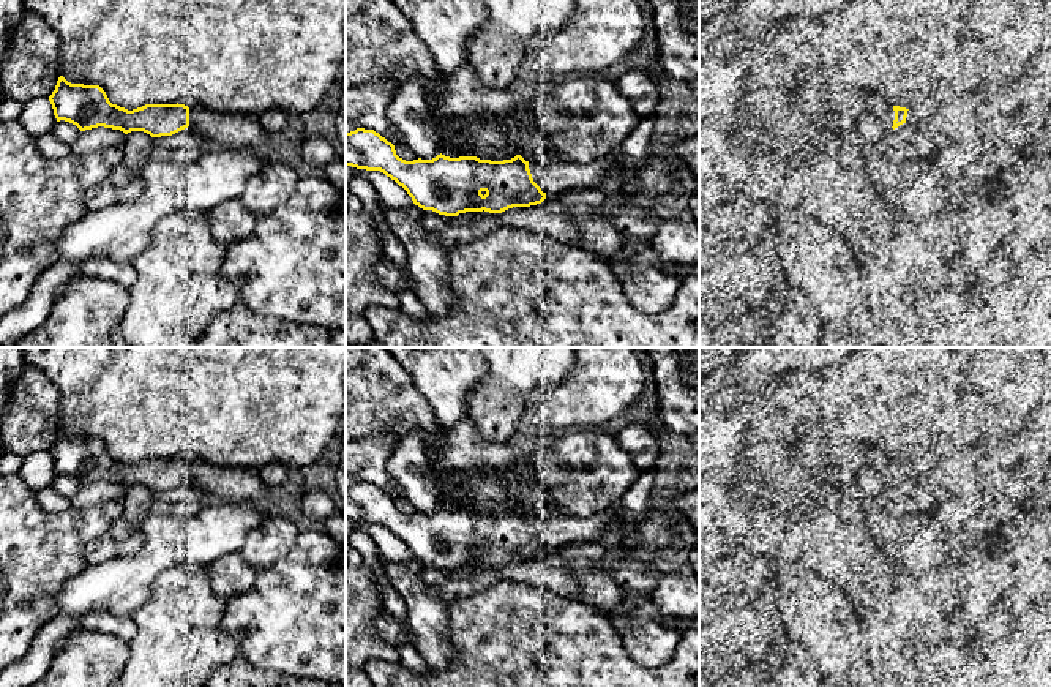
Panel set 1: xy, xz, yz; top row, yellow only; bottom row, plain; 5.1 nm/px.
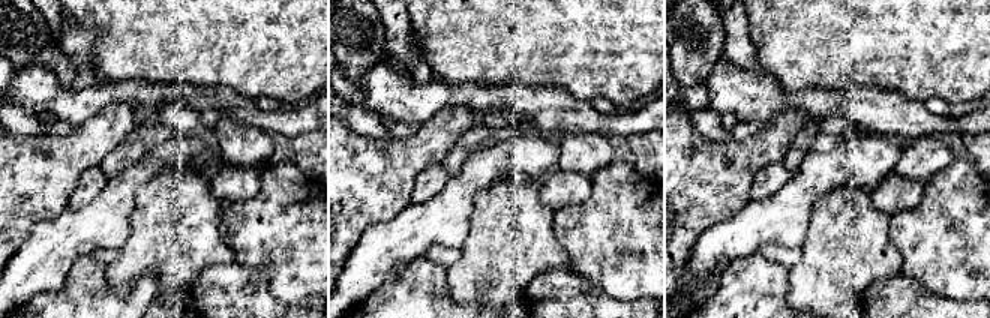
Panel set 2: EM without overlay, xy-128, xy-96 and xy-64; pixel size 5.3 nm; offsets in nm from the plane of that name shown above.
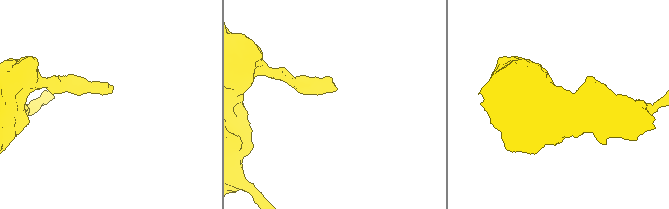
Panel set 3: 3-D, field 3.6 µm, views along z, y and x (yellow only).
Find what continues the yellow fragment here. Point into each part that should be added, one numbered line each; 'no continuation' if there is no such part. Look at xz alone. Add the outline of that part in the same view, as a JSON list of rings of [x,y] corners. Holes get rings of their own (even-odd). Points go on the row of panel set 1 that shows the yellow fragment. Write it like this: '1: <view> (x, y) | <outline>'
1: xz (559, 174) | [[[606,155],[590,163],[576,163],[552,156],[548,163],[529,163],[533,182],[546,196],[567,190],[590,188],[600,185],[608,171],[615,164],[615,155]]]

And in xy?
1: xy (228, 130) | [[[189,107],[189,126],[205,147],[259,148],[270,136],[259,115]]]

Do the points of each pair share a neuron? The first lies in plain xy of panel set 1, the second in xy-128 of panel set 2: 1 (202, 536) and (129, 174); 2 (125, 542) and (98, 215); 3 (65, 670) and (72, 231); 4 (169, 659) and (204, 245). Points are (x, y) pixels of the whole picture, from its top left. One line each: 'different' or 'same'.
1: same
2: different
3: different
4: same

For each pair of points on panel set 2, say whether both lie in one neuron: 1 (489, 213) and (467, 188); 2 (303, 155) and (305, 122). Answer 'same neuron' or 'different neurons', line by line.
1: different neurons
2: different neurons

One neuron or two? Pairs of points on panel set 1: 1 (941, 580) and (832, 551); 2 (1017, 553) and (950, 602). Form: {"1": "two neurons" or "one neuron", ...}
{"1": "two neurons", "2": "two neurons"}

